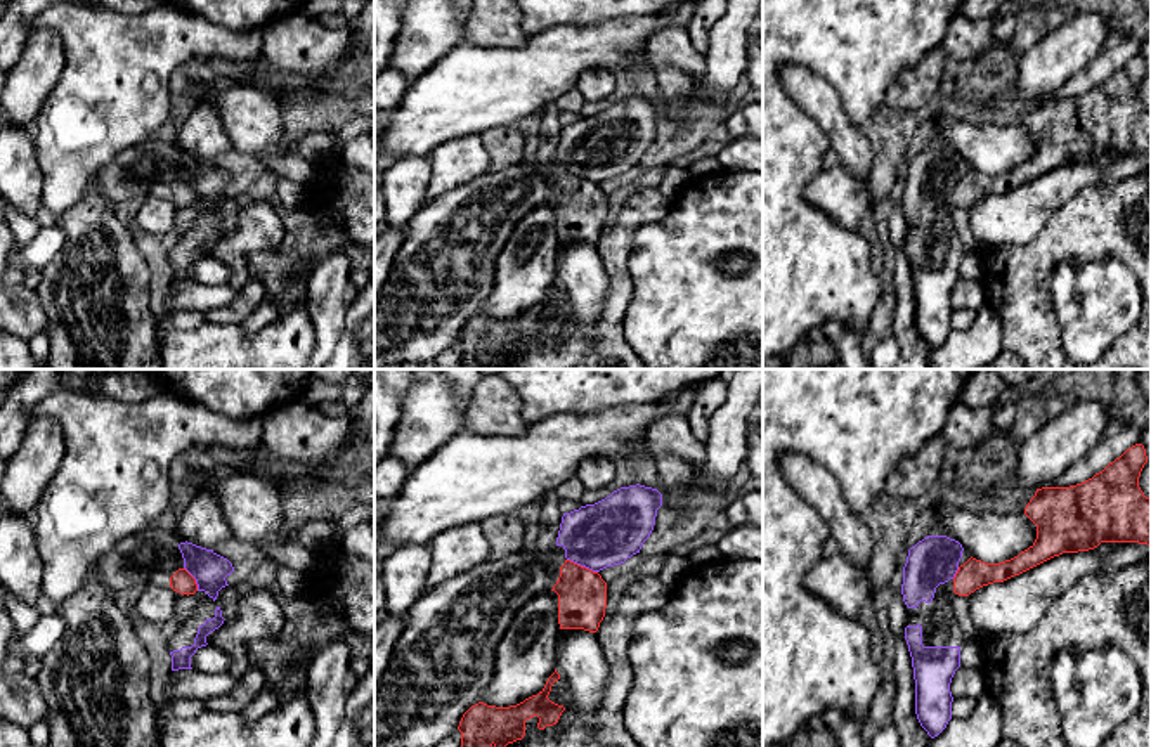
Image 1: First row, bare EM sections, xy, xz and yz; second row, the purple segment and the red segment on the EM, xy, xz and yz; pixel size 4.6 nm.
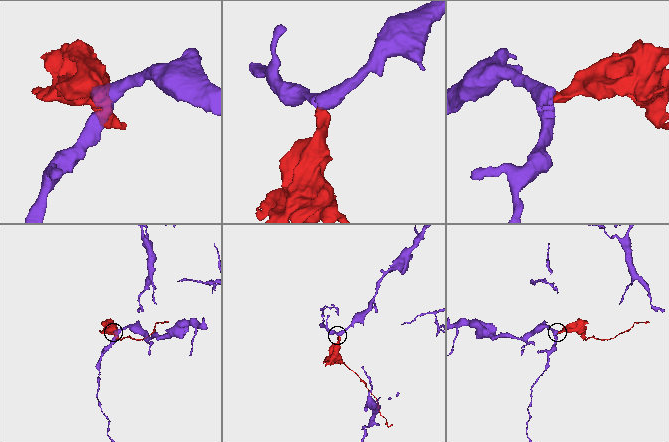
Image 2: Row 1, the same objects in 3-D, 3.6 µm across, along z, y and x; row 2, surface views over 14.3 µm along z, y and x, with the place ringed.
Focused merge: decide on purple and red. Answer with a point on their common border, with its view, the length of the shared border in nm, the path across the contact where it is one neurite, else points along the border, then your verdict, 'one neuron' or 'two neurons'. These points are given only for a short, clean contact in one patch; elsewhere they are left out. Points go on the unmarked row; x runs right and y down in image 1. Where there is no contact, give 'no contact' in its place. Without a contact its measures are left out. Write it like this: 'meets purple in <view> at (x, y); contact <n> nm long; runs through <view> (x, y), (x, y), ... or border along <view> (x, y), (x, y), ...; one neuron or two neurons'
meets purple in xz at (583, 177); contact 160 nm long; border along xz (567, 170), (597, 184); two neurons

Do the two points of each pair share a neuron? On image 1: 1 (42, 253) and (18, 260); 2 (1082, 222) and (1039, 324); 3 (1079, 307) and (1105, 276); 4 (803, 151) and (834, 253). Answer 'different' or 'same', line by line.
1: same
2: same
3: same
4: same

